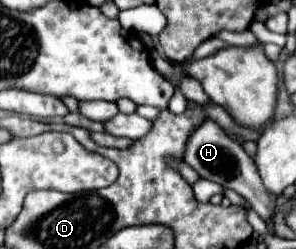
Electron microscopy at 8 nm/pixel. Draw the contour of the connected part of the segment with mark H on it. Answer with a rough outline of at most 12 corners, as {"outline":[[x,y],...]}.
{"outline":[[215,120],[197,124],[185,162],[269,220],[269,194],[241,144]]}

